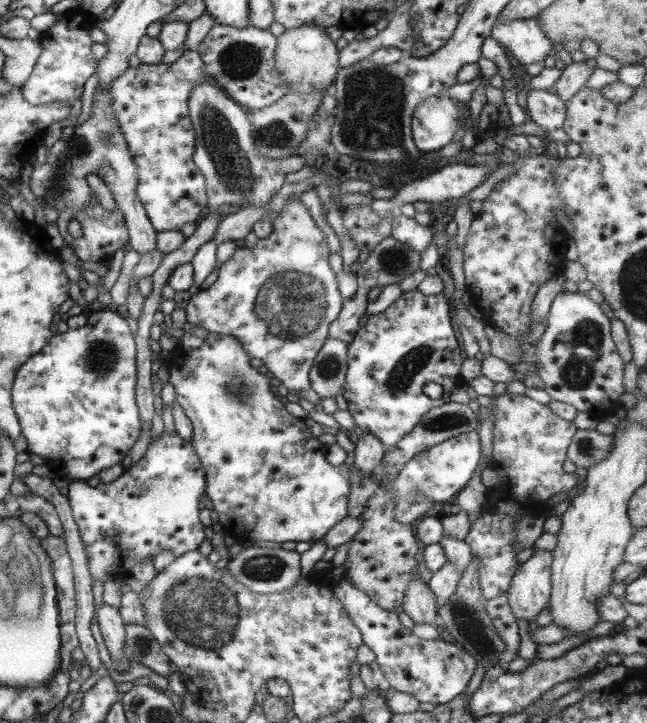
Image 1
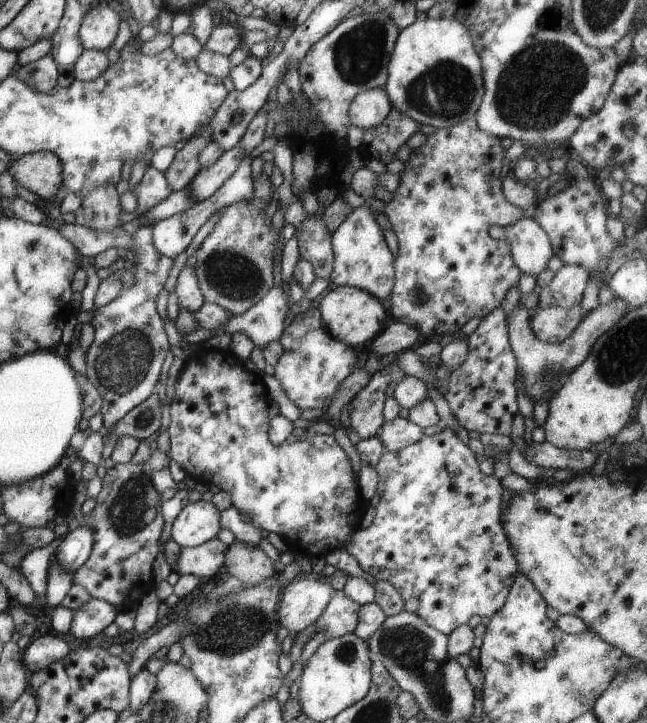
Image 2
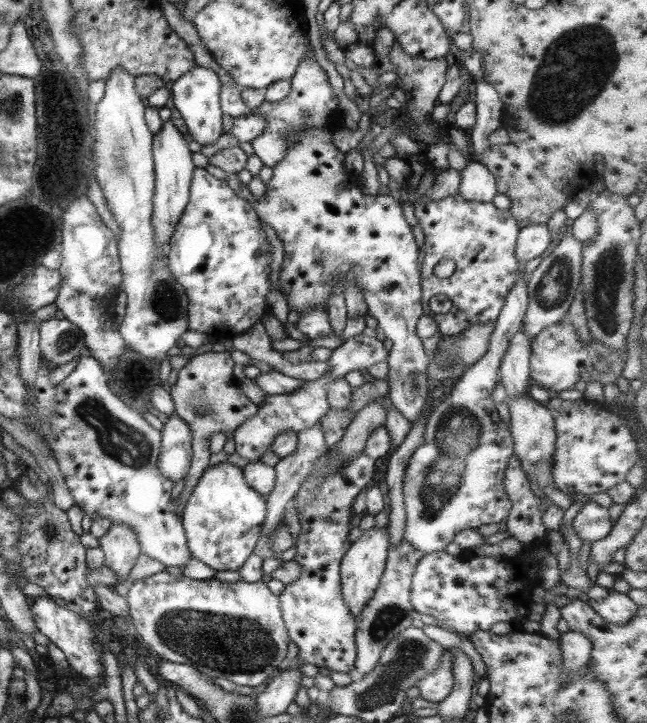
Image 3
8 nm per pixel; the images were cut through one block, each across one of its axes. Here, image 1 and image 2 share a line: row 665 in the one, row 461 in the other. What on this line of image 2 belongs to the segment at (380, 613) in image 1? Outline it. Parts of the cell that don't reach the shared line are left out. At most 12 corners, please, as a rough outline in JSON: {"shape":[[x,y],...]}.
{"shape":[[449,427],[375,464],[343,548],[447,636],[517,563]]}

